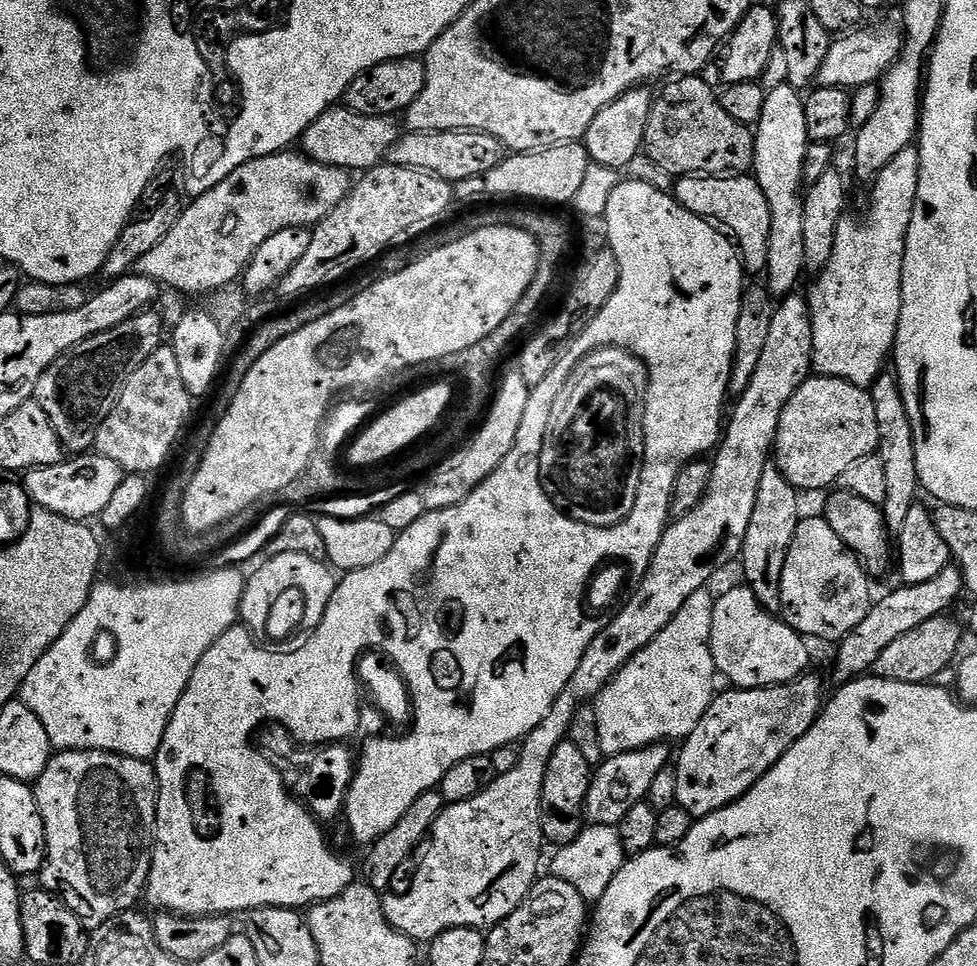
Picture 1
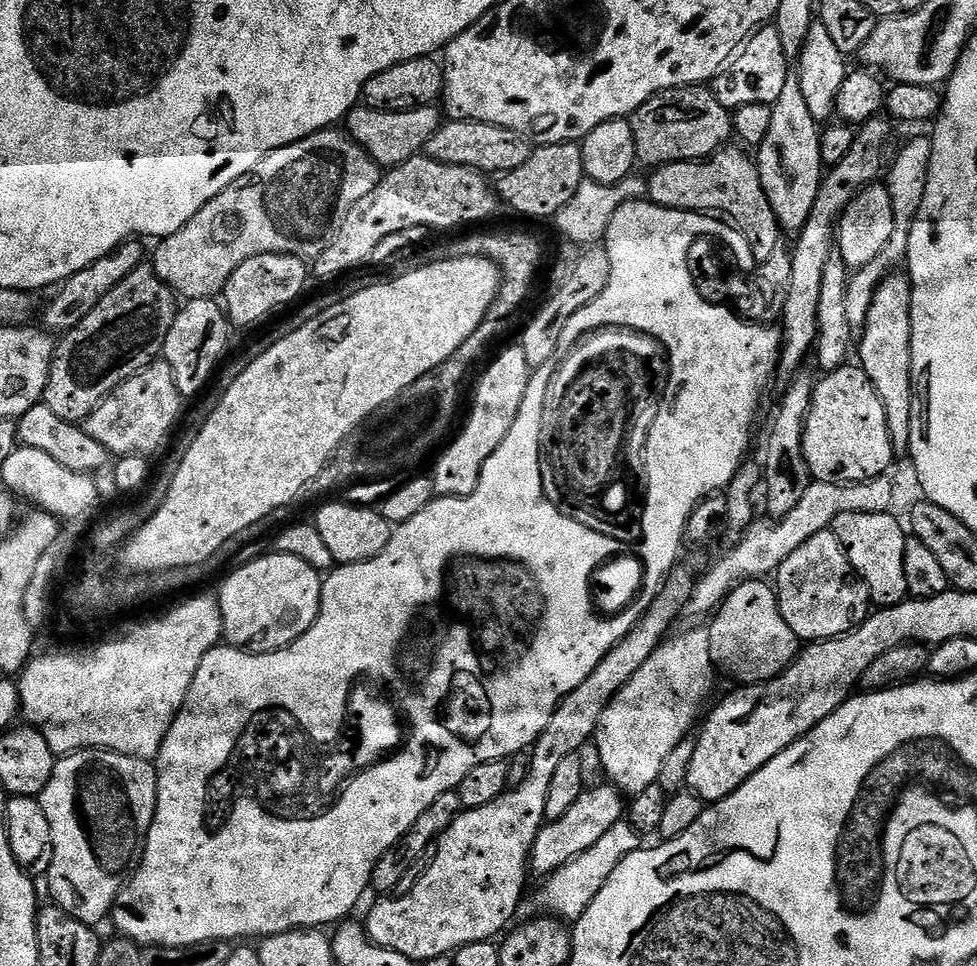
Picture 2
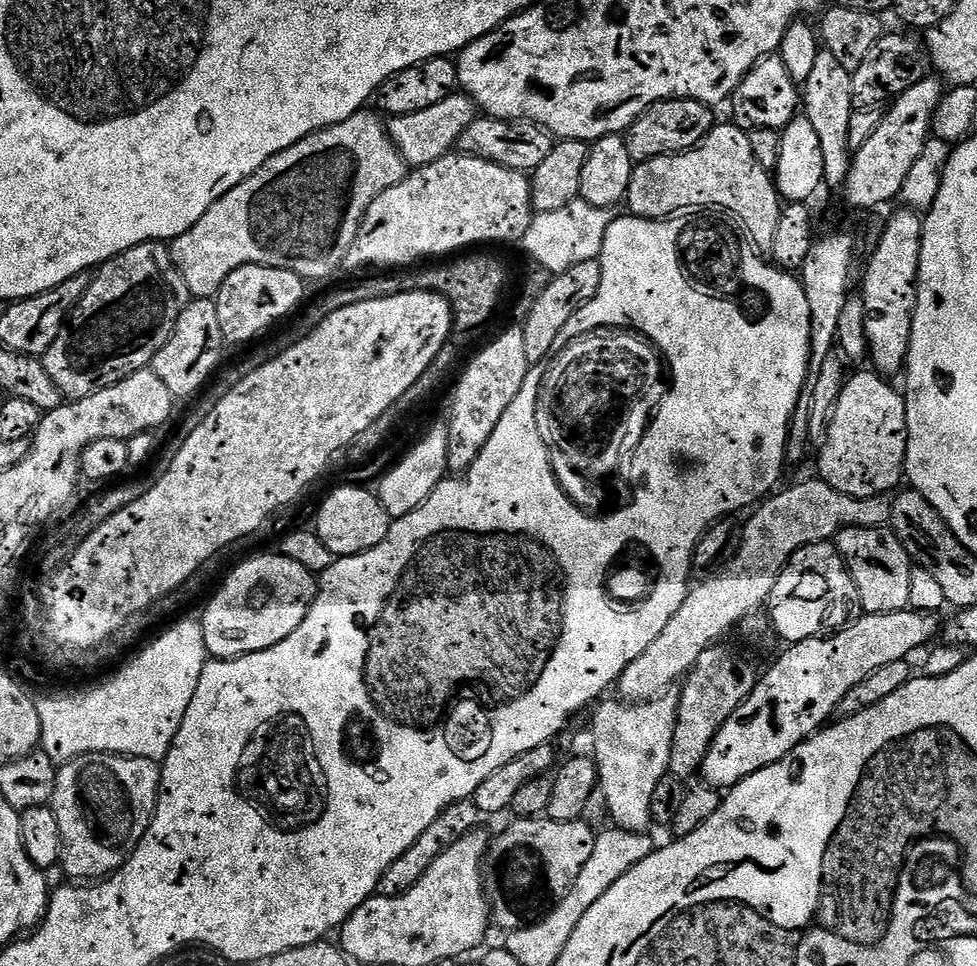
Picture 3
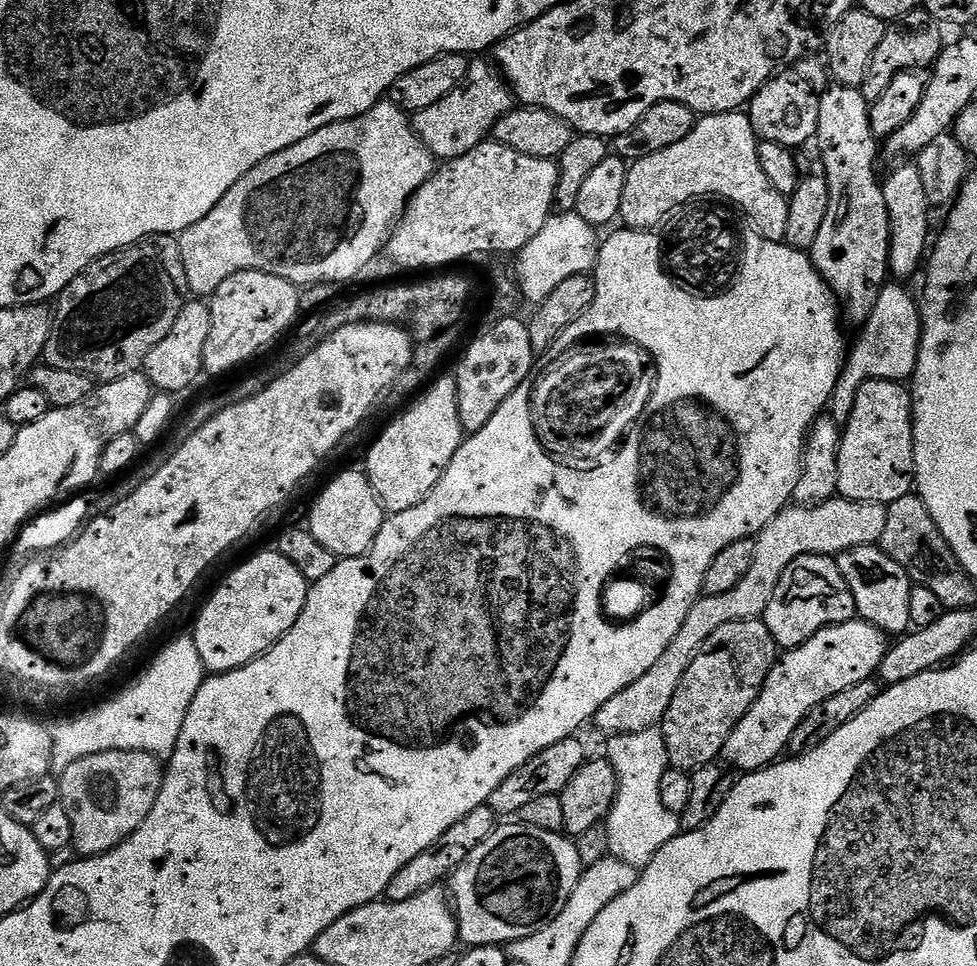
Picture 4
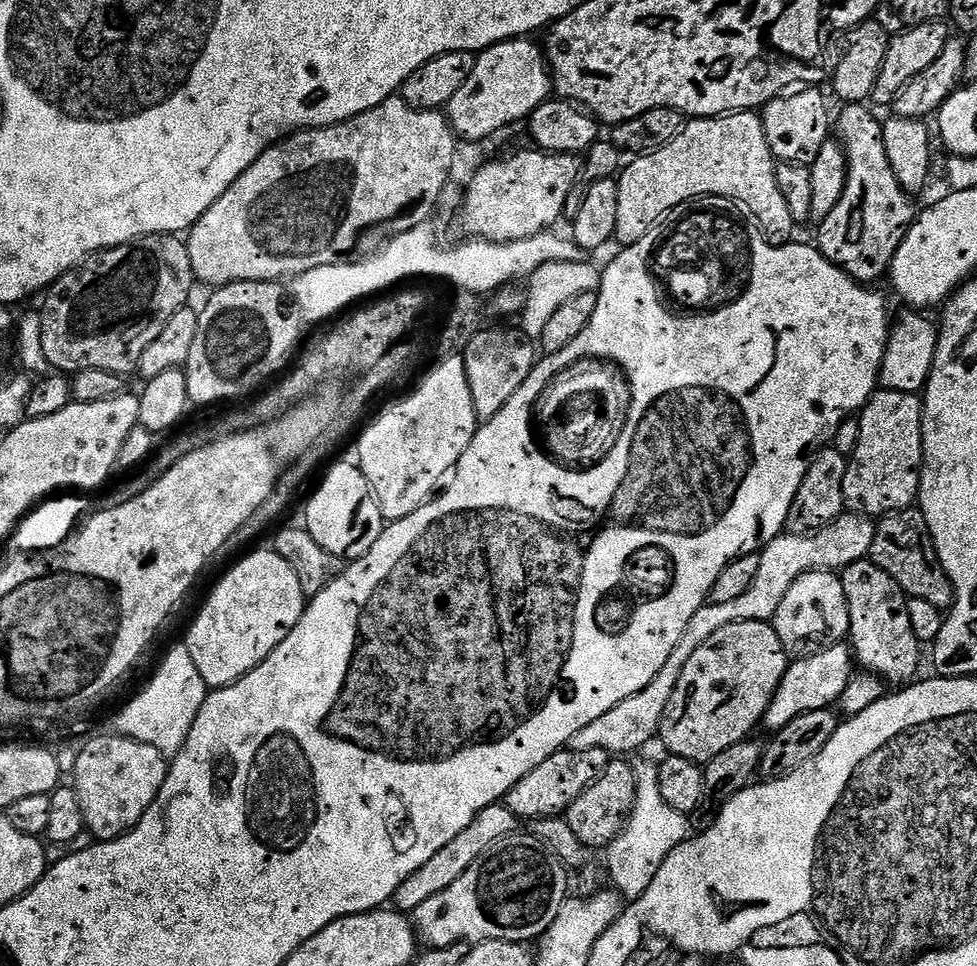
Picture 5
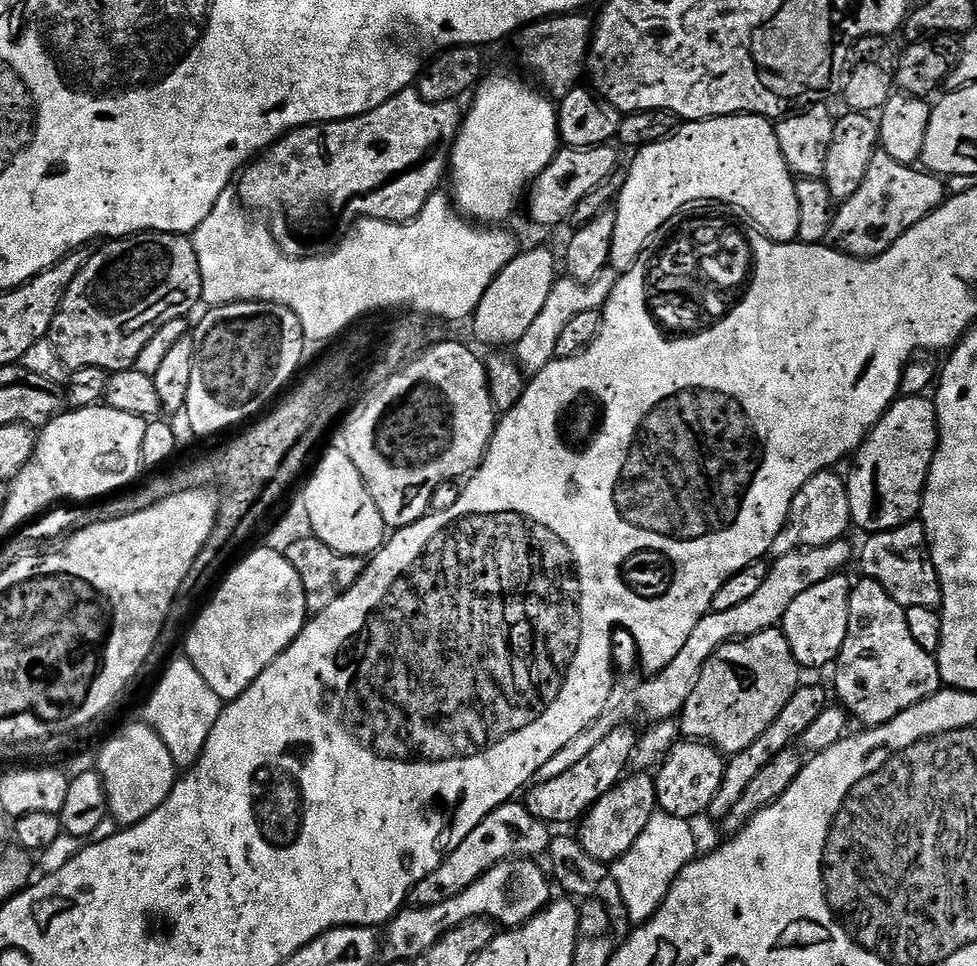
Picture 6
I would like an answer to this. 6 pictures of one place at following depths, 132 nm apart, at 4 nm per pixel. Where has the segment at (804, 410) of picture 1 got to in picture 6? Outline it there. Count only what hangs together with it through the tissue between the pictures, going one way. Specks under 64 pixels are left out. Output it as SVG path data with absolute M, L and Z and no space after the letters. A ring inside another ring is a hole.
M901 395L885 410L884 417L872 427L872 431L864 437L864 443L856 449L851 461L852 473L846 476L850 514L857 529L860 527L864 534L885 532L919 517L924 483L928 480L928 471L936 453L937 439L936 405L927 395Z

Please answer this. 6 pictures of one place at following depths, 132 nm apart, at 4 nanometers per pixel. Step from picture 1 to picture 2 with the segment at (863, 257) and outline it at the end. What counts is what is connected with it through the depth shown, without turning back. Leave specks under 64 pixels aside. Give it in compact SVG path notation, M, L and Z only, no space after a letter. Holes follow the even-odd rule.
M927 135L916 136L904 149L895 153L894 159L886 173L886 187L890 198L894 202L894 234L882 254L874 258L865 268L857 268L851 273L846 290L846 322L852 324L853 329L863 329L866 314L870 314L870 302L874 298L876 288L884 281L885 276L893 271L896 264L908 255L908 239L914 218L918 214L918 206L922 206L922 198L926 194L926 182L930 170L930 154L932 142Z

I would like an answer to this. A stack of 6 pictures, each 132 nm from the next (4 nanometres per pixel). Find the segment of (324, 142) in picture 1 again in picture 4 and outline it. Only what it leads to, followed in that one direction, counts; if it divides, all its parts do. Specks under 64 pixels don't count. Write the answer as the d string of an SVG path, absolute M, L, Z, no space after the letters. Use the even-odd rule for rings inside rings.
M484 58L469 63L468 77L459 84L442 102L426 110L411 113L412 129L422 138L426 150L440 162L457 160L462 154L470 154L474 146L485 143L491 137L498 118L502 118L514 107L514 97L508 81L504 79L495 63L487 64Z

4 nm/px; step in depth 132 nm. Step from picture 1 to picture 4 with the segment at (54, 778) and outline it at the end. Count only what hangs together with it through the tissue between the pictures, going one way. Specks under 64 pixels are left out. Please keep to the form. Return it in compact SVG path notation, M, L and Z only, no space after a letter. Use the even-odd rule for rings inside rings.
M110 750L102 754L90 754L86 758L78 758L74 766L66 766L64 772L59 773L60 803L64 805L66 814L70 814L70 822L74 825L72 847L81 857L100 856L104 852L114 850L142 822L146 822L146 814L154 810L154 802L158 802L158 794L162 790L165 765L159 759L145 752L131 752L130 750Z

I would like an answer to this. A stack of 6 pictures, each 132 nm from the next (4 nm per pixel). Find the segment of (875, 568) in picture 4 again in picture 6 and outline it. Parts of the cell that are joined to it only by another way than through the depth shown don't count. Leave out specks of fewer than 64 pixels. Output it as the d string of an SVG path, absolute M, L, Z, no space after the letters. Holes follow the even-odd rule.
M860 578L857 584L855 581L851 585L848 594L848 633L846 642L842 642L840 655L834 661L835 668L835 699L837 696L841 700L837 701L849 717L856 719L857 716L864 723L861 725L868 728L877 728L898 718L898 714L910 710L910 706L922 702L942 688L940 665L933 653L922 650L922 646L914 642L914 637L910 635L910 626L906 626L906 609L894 602L894 598L890 598L890 594L886 594L886 590L878 586L878 582L867 578Z

